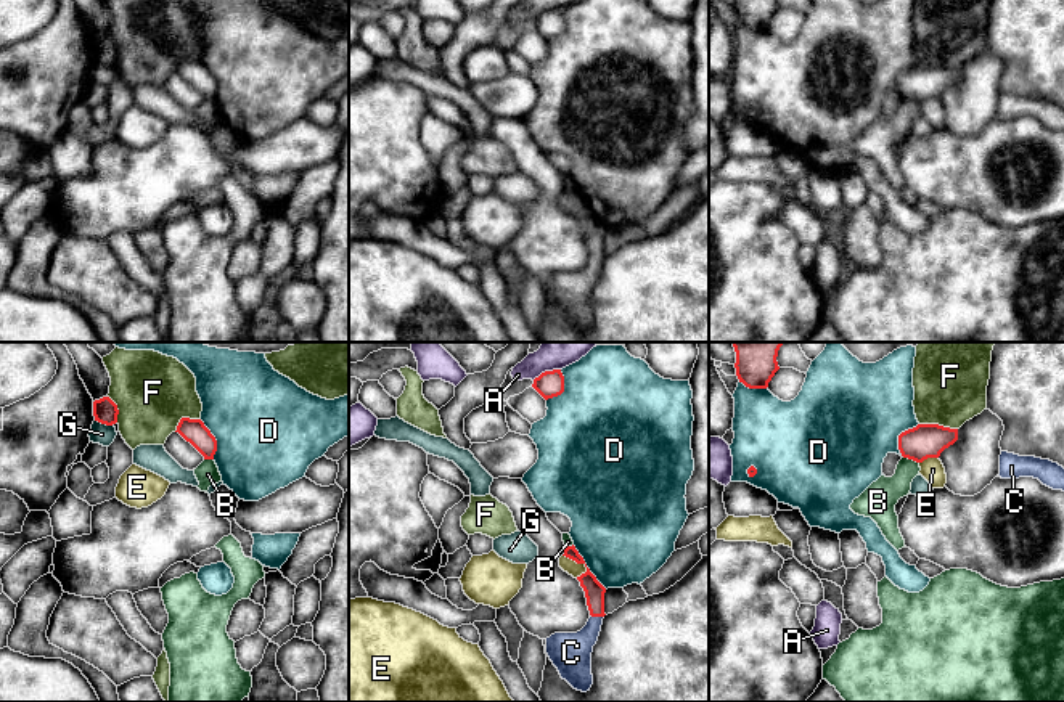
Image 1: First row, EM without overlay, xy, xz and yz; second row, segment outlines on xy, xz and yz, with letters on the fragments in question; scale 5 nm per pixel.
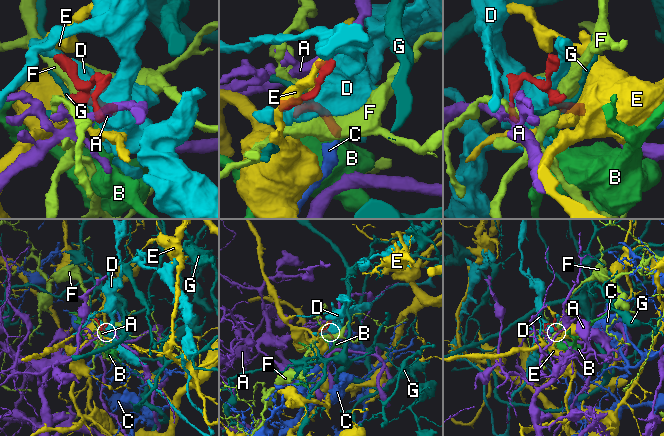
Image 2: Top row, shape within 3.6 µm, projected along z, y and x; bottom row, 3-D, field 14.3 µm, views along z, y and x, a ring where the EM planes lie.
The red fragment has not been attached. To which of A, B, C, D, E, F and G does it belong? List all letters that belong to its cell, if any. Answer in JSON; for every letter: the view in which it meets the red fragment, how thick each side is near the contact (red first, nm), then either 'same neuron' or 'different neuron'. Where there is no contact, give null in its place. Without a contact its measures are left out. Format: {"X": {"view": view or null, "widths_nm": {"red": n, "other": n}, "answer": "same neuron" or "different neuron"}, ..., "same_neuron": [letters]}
{"A": {"view": "xz", "widths_nm": {"red": 140, "other": 100}, "answer": "different neuron"}, "B": {"view": "yz", "widths_nm": {"red": 180, "other": 160}, "answer": "different neuron"}, "C": {"view": "xz", "widths_nm": {"red": 100, "other": 200}, "answer": "same neuron"}, "D": {"view": "xz", "widths_nm": {"red": 100, "other": 480}, "answer": "different neuron"}, "E": {"view": "xz", "widths_nm": {"red": 100, "other": 70}, "answer": "different neuron"}, "F": {"view": "yz", "widths_nm": {"red": 180, "other": 340}, "answer": "different neuron"}, "G": {"view": "xy", "widths_nm": {"red": 120, "other": 100}, "answer": "different neuron"}, "same_neuron": ["C"]}

